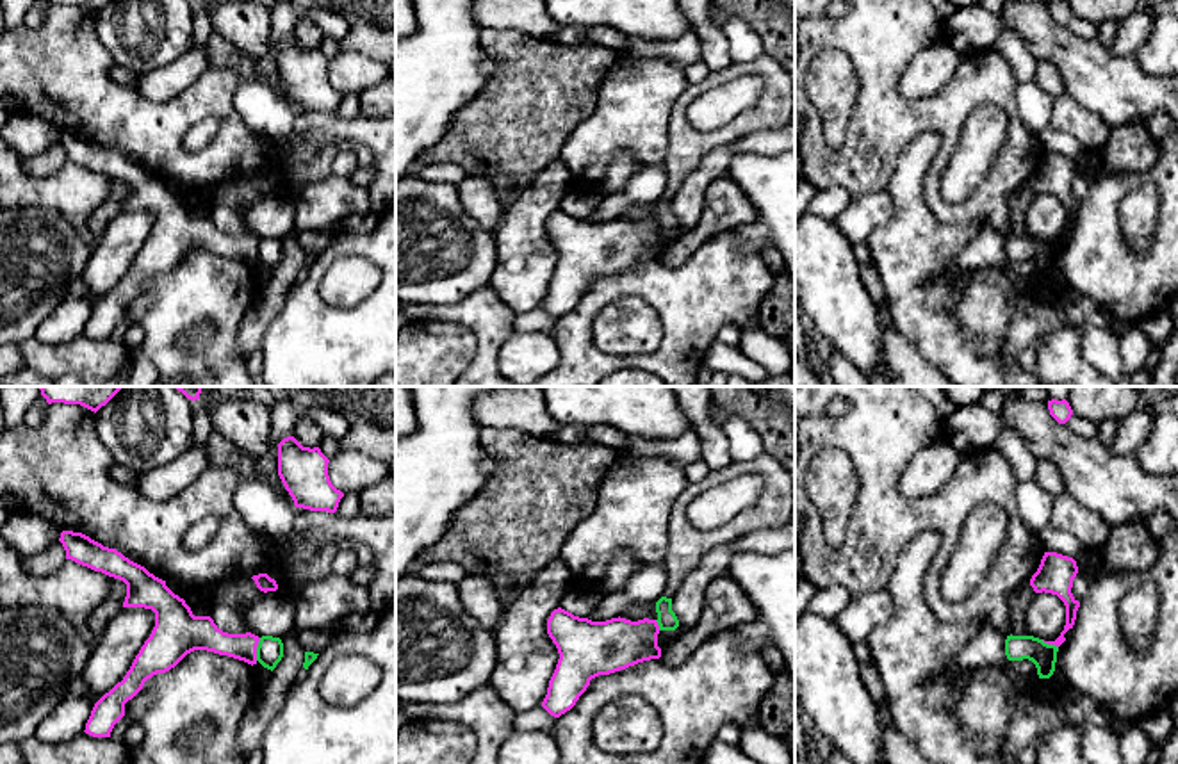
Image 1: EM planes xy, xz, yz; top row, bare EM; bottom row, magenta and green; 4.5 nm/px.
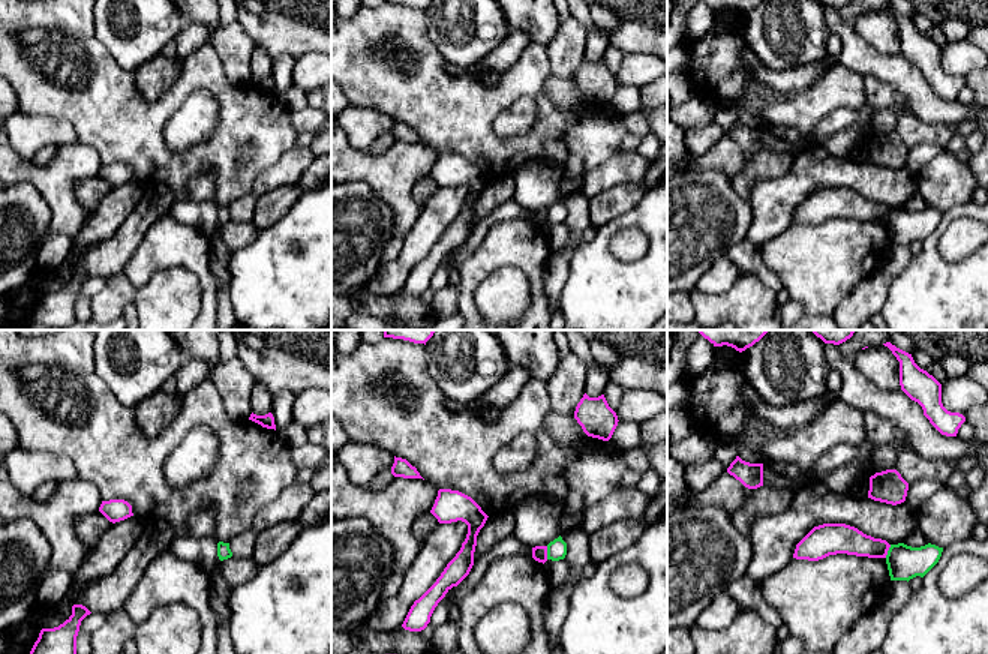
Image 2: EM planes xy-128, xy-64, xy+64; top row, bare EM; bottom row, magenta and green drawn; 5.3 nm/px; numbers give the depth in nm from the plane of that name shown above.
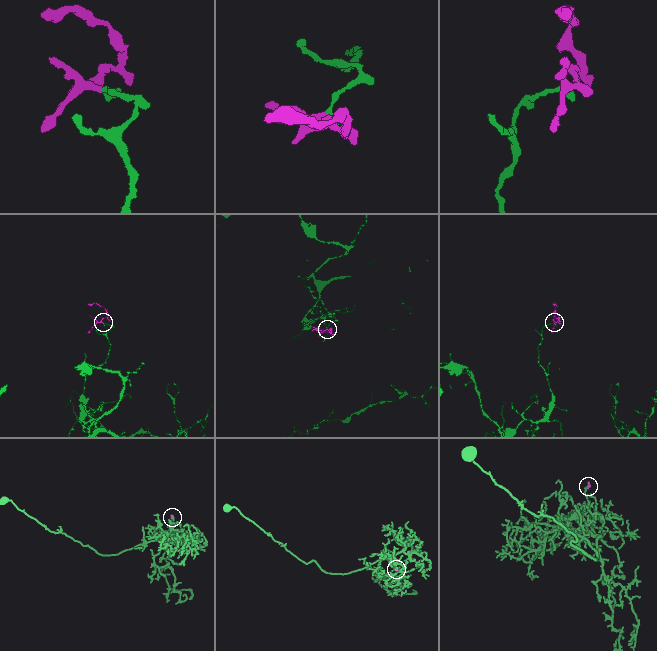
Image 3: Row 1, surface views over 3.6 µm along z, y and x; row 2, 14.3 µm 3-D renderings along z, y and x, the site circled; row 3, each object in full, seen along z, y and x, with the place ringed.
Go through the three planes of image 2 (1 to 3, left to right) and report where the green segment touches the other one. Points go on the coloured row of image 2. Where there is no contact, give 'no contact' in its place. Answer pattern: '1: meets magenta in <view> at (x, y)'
1: no contact
2: meets magenta in xy-64 at (546, 552)
3: meets magenta in xy+64 at (888, 549)

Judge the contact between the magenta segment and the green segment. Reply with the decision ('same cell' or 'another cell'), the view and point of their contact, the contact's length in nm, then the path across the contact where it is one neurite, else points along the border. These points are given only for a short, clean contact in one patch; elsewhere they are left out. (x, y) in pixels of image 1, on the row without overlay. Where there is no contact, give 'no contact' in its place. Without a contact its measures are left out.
another cell; contact xy (255, 250); length 110 nm; border xy (261, 239), (255, 260)

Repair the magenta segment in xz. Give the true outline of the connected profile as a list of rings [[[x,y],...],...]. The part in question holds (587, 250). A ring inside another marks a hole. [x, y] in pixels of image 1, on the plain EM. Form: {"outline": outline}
{"outline": [[[558,208],[547,221],[547,235],[560,260],[542,308],[554,319],[576,306],[592,280],[661,258],[659,226],[649,219],[592,223]]]}

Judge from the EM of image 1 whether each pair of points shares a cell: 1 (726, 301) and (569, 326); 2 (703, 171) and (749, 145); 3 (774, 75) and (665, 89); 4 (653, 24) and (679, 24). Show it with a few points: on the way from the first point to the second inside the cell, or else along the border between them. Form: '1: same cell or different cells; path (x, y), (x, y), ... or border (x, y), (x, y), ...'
1: same cell; path (687, 296), (662, 285), (615, 285), (608, 289)
2: same cell; path (713, 164), (728, 150), (738, 146)
3: different cells; border (690, 84), (676, 100), (667, 123)
4: same cell; path (660, 24), (672, 24)

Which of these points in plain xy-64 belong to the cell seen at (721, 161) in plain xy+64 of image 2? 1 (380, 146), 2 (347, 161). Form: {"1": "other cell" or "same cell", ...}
{"1": "other cell", "2": "same cell"}

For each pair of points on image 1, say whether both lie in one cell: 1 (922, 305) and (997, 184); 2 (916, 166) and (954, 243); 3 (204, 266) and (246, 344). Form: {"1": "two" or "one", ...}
{"1": "two", "2": "one", "3": "two"}

